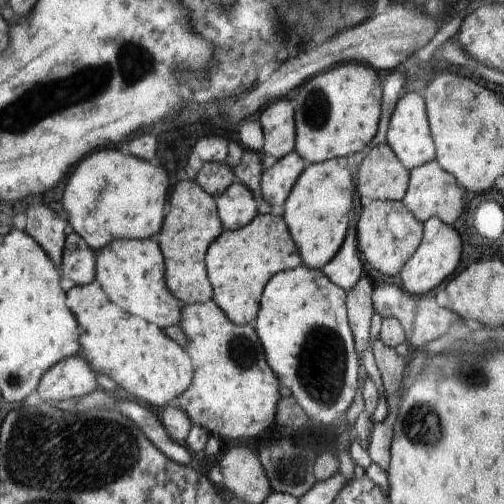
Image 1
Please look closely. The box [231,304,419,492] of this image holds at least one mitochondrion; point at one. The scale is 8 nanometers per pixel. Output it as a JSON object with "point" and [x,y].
{"point":[322,363]}

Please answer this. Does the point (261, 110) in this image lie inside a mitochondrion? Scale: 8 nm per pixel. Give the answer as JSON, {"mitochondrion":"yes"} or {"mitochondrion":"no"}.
{"mitochondrion":"no"}

